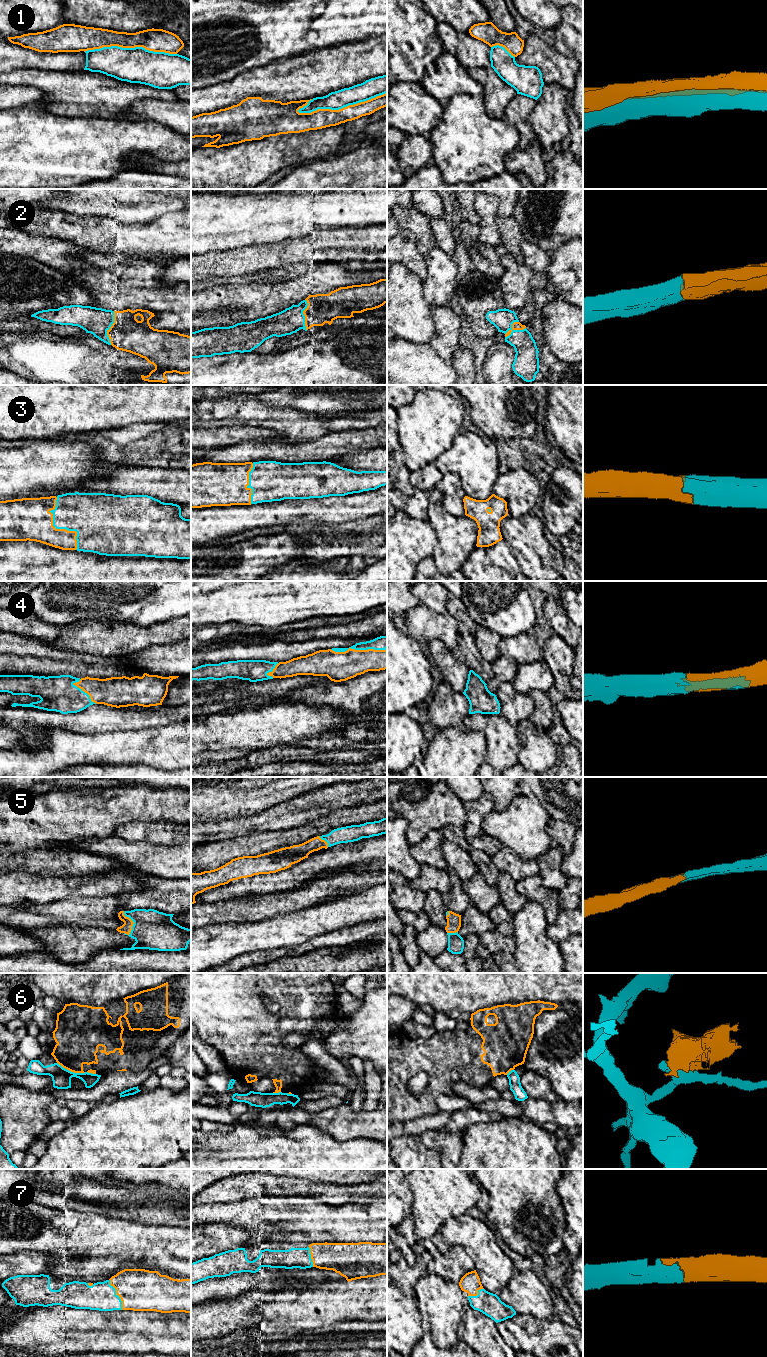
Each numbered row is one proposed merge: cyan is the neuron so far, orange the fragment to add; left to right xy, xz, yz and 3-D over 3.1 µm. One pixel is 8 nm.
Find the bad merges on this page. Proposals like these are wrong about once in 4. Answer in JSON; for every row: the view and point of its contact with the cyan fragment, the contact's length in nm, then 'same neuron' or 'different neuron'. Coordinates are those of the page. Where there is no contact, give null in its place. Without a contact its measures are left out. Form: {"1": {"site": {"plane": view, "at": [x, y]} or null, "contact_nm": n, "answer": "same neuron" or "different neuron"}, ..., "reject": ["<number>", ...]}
{"1": {"site": {"plane": "xz", "at": [341, 108]}, "contact_nm": 750, "answer": "different neuron"}, "2": {"site": {"plane": "yz", "at": [515, 330]}, "contact_nm": 190, "answer": "same neuron"}, "3": {"site": {"plane": "xy", "at": [59, 528]}, "contact_nm": 460, "answer": "same neuron"}, "4": {"site": {"plane": "xz", "at": [358, 649]}, "contact_nm": 460, "answer": "same neuron"}, "5": {"site": {"plane": "xy", "at": [134, 923]}, "contact_nm": 200, "answer": "same neuron"}, "6": {"site": {"plane": "xy", "at": [70, 1071]}, "contact_nm": 240, "answer": "different neuron"}, "7": {"site": {"plane": "xy", "at": [115, 1294]}, "contact_nm": 260, "answer": "same neuron"}, "reject": ["1", "6"]}

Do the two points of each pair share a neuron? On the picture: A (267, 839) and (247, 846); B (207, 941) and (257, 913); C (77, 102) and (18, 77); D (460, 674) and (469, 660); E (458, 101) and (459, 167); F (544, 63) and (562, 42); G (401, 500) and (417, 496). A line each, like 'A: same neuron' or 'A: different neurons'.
A: same neuron
B: different neurons
C: same neuron
D: different neurons
E: same neuron
F: different neurons
G: same neuron

